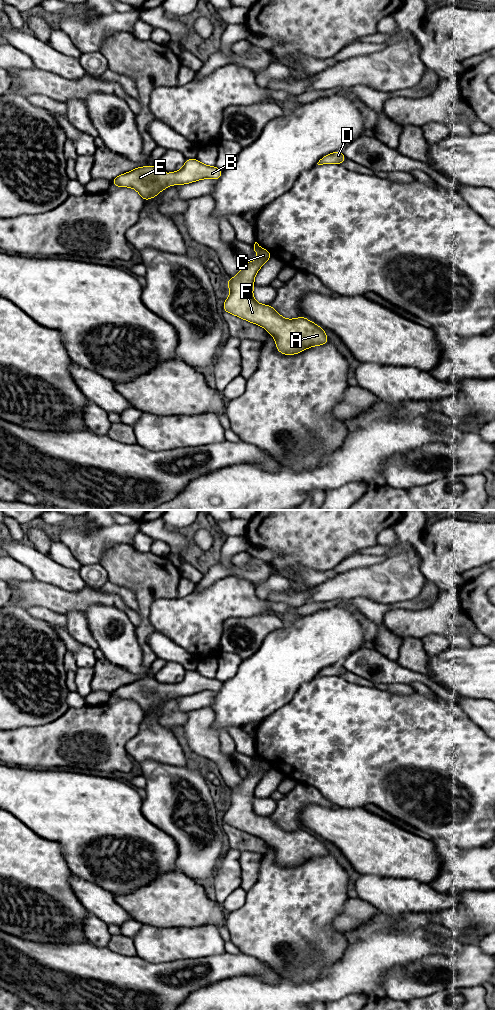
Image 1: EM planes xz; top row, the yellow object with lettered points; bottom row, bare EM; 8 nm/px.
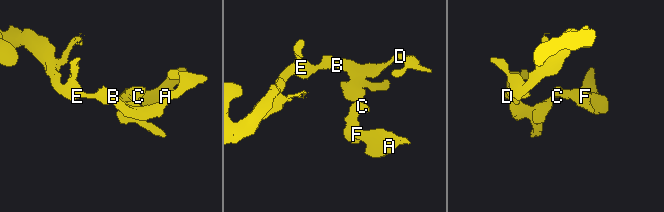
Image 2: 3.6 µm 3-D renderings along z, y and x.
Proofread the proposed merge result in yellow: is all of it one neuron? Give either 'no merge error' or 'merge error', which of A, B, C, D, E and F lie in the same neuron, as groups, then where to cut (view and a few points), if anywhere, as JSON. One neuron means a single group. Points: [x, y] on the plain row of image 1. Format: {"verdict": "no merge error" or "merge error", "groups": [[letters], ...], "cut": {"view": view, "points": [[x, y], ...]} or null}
{"verdict": "merge error", "groups": [["A", "C", "F"], ["B", "D", "E"]], "cut": {"view": "xz", "points": [[254, 757], [259, 759]]}}

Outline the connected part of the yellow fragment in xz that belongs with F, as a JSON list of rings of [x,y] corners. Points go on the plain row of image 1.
[[[254,758],[254,763],[258,771],[248,772],[236,788],[226,792],[231,804],[223,816],[223,822],[266,841],[273,848],[278,864],[284,867],[295,867],[328,855],[325,842],[304,828],[285,831],[271,817],[255,813],[254,790],[272,767],[262,759]]]

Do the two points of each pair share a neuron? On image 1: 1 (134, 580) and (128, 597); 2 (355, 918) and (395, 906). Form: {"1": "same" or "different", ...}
{"1": "different", "2": "different"}

